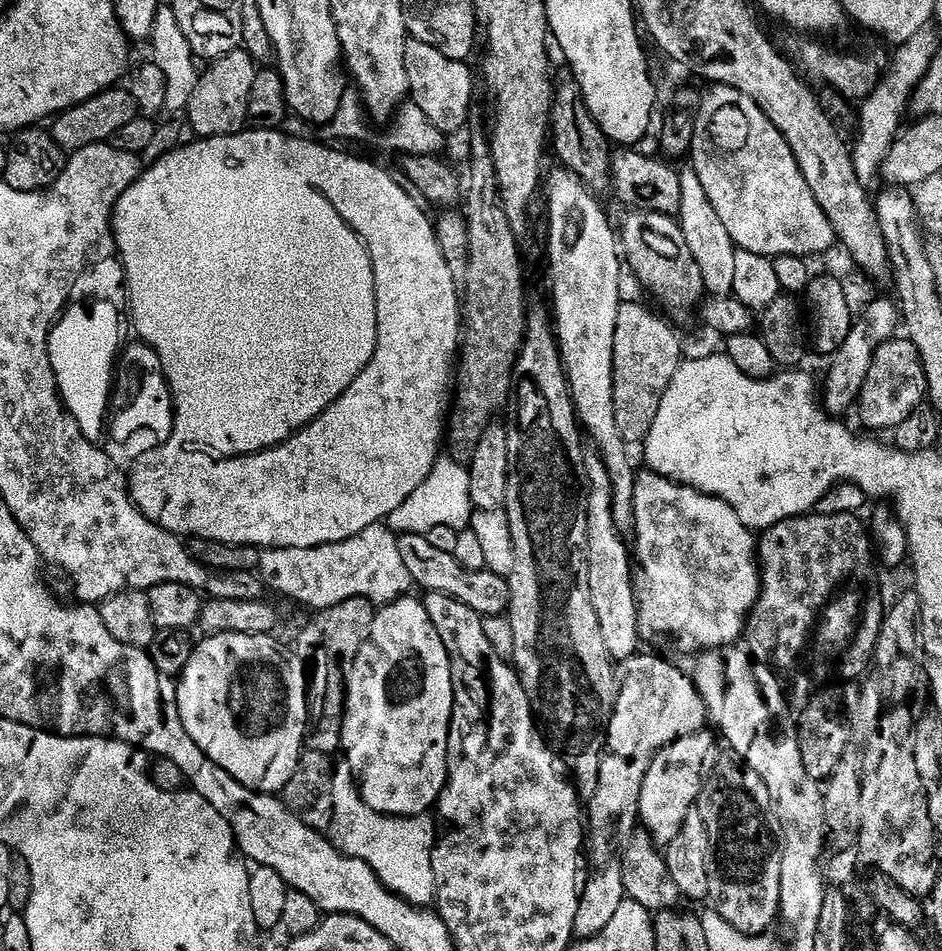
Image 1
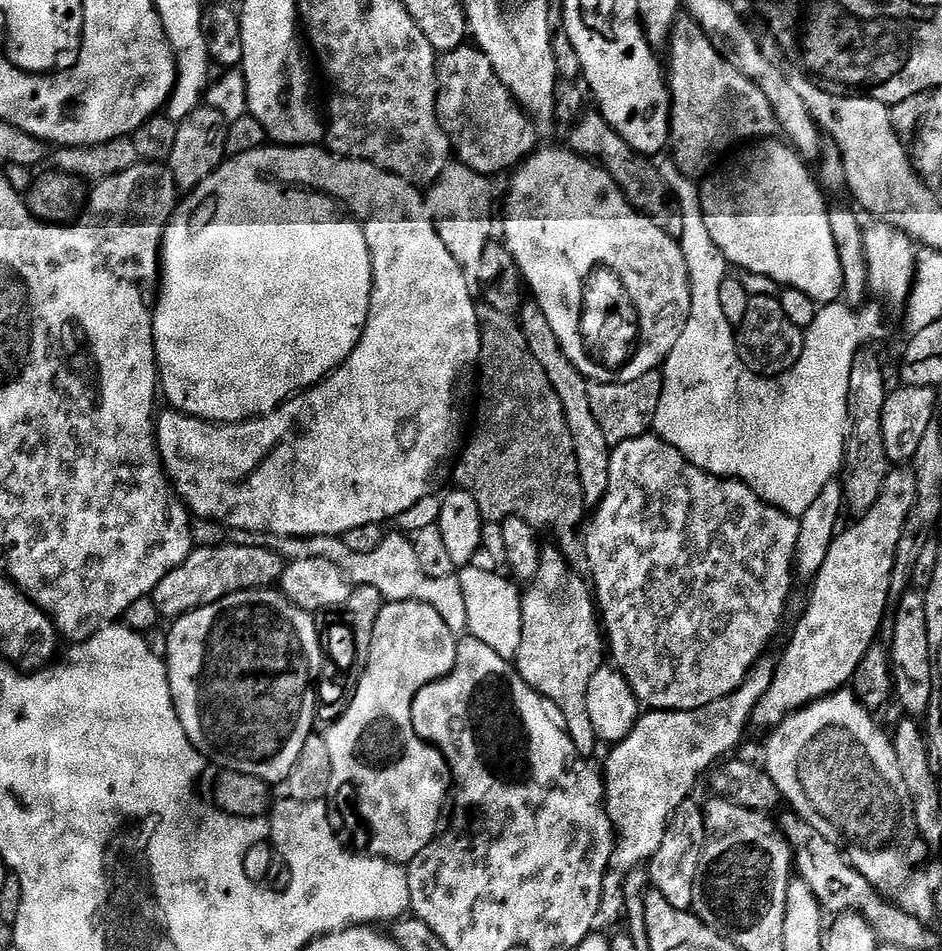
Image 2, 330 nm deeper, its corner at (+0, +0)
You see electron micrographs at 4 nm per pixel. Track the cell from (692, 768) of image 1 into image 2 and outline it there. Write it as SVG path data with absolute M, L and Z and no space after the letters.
M910 466L893 467L886 474L886 482L882 482L882 494L878 494L878 502L870 506L868 512L859 517L857 524L837 535L830 546L830 554L826 554L826 562L822 562L822 570L818 570L816 579L811 581L812 593L808 596L808 605L784 648L784 657L779 657L776 673L770 682L770 690L762 694L762 702L754 710L751 723L775 726L785 718L812 704L841 691L851 681L854 670L858 670L858 662L866 658L866 650L877 643L880 624L890 612L890 578L894 574L894 562L898 550L898 538L902 538L902 530L906 526L906 518L910 518L910 510L914 506L914 498L918 495L918 481L914 479L914 470Z

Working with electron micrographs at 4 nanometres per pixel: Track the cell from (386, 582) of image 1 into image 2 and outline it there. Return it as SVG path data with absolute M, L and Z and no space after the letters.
M229 531L228 543L234 546L258 546L262 550L270 550L283 556L285 561L301 560L302 558L326 558L326 562L334 562L344 569L344 575L353 585L374 586L384 595L385 601L417 600L423 604L434 606L438 614L442 614L442 622L450 626L457 634L468 632L466 622L466 598L462 598L462 586L456 576L450 578L426 578L422 574L422 566L418 562L418 554L414 554L411 539L404 534L385 535L378 550L370 554L354 554L346 547L339 536L272 536L268 532Z

